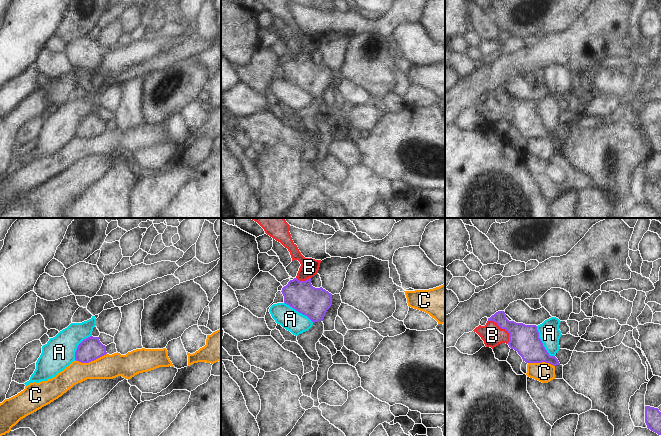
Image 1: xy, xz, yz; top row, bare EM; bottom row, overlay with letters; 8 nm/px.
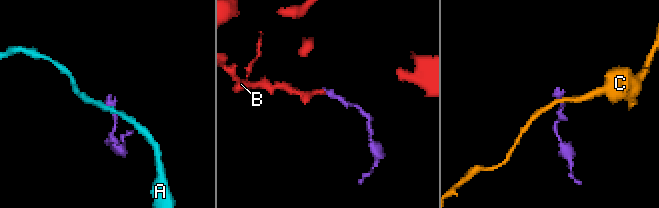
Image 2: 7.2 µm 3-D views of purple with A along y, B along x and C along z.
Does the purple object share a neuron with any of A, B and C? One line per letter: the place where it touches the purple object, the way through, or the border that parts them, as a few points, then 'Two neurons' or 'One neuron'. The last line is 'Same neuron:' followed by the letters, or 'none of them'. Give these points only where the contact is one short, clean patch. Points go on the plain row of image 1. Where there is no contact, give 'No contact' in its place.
A: Touches purple at yz (542, 119). Boundary: yz (536, 102), (542, 121), (550, 131), (554, 132). Two neurons
B: Touches purple at yz (503, 104). Path across: yz (524, 115), (507, 108), (503, 104), (497, 106), (492, 111). One neuron
C: Touches purple at xy (90, 137). Boundary: xy (106, 129), (88, 138), (75, 136). Two neurons
Same neuron: B

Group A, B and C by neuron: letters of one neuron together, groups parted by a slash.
A / B / C

